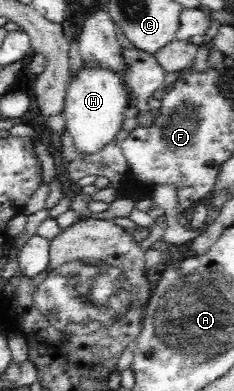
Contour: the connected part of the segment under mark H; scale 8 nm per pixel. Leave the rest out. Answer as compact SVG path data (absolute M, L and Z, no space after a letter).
M86 66L79 70L77 77L70 80L65 94L62 116L65 128L74 139L76 153L92 155L116 139L122 130L124 112L129 107L123 81L115 72L103 66Z

